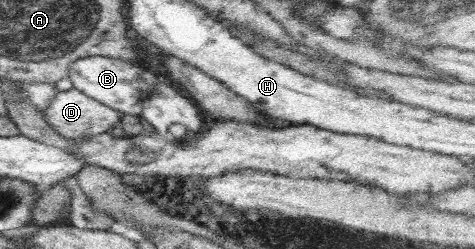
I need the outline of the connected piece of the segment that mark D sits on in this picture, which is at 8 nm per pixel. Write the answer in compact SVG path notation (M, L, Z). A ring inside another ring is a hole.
M72 87L68 91L59 91L54 94L54 99L50 100L50 106L46 108L45 120L64 139L78 141L82 137L92 137L104 132L110 133L116 125L119 125L120 116L122 114L119 111L98 103L90 96L84 95L82 91Z

